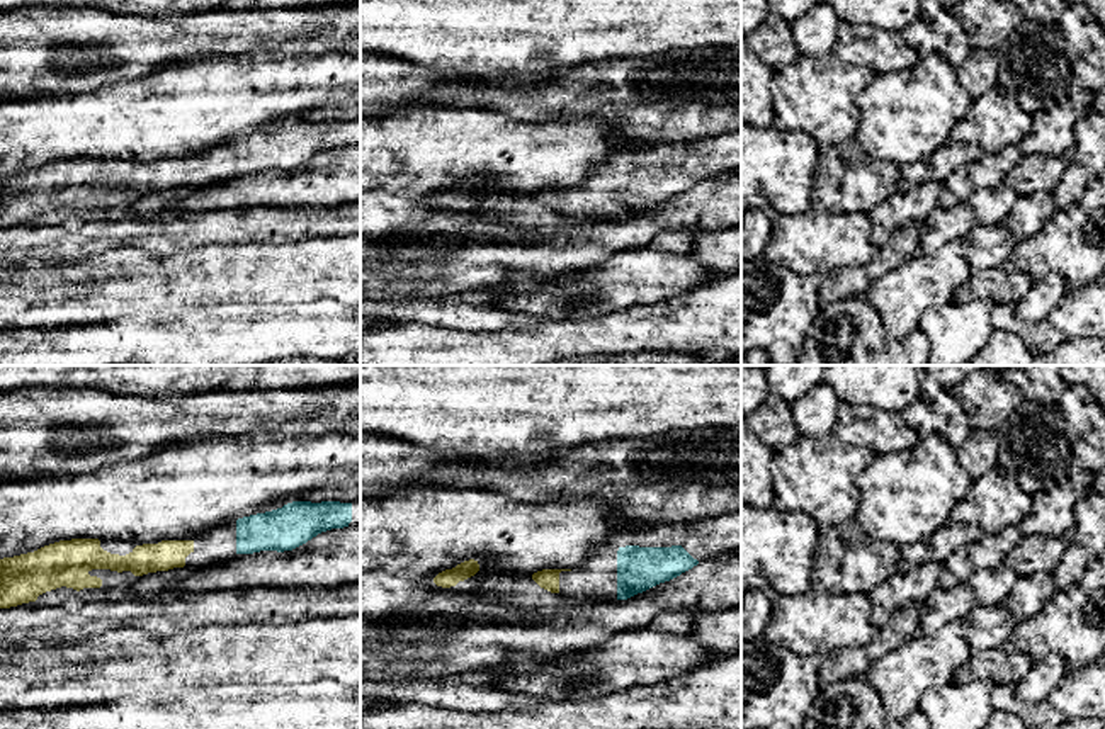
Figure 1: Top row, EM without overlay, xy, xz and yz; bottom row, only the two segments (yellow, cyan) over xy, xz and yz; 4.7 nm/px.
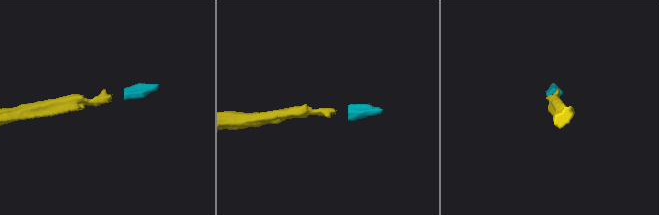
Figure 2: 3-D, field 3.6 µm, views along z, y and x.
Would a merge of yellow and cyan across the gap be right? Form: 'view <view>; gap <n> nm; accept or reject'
view xy; gap 200 nm; accept

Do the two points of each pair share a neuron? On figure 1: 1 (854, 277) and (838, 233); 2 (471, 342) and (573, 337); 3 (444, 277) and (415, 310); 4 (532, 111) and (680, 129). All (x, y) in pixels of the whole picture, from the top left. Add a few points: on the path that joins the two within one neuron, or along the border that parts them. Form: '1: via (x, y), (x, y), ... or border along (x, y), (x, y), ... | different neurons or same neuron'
1: border along (876, 248), (864, 265), (840, 265), (825, 276) | different neurons
2: via (497, 344), (541, 344), (548, 340) | same neuron
3: border along (470, 288), (434, 294), (405, 293), (391, 298) | different neurons
4: via (570, 101), (636, 101), (643, 104) | same neuron

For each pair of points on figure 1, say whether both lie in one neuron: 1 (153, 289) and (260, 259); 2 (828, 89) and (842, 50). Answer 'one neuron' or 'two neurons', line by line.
1: one neuron
2: two neurons

